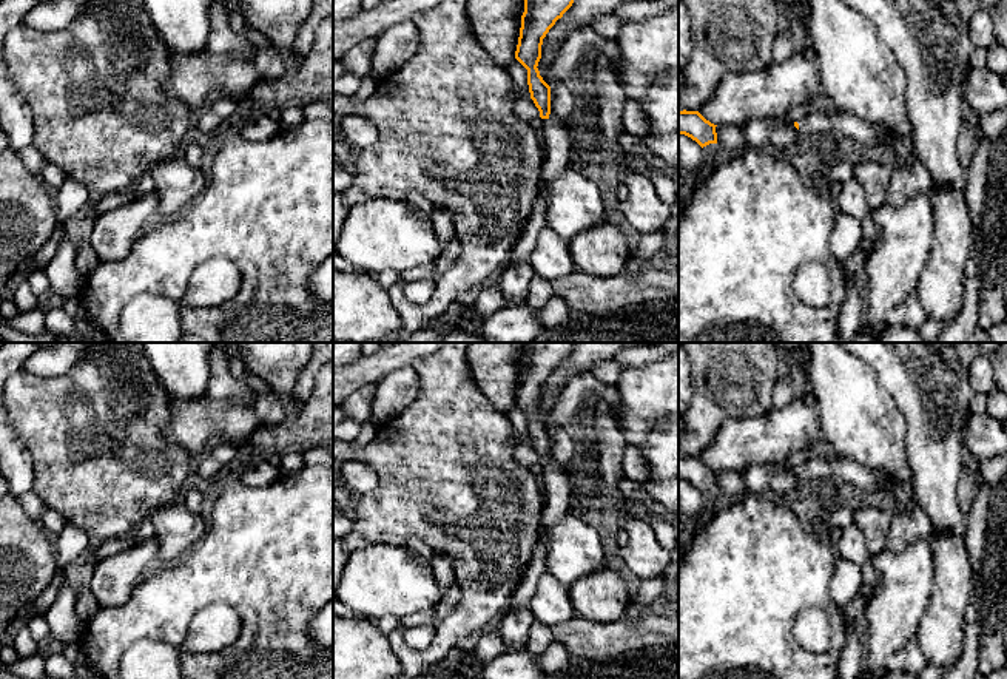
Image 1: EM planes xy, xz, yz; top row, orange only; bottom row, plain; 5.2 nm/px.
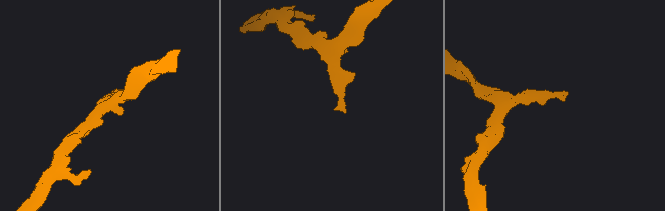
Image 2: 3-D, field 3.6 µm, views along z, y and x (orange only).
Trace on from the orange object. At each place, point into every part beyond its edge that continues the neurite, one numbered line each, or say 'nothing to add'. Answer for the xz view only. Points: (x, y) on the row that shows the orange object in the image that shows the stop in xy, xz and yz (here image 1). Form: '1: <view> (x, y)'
1: xz (555, 139)

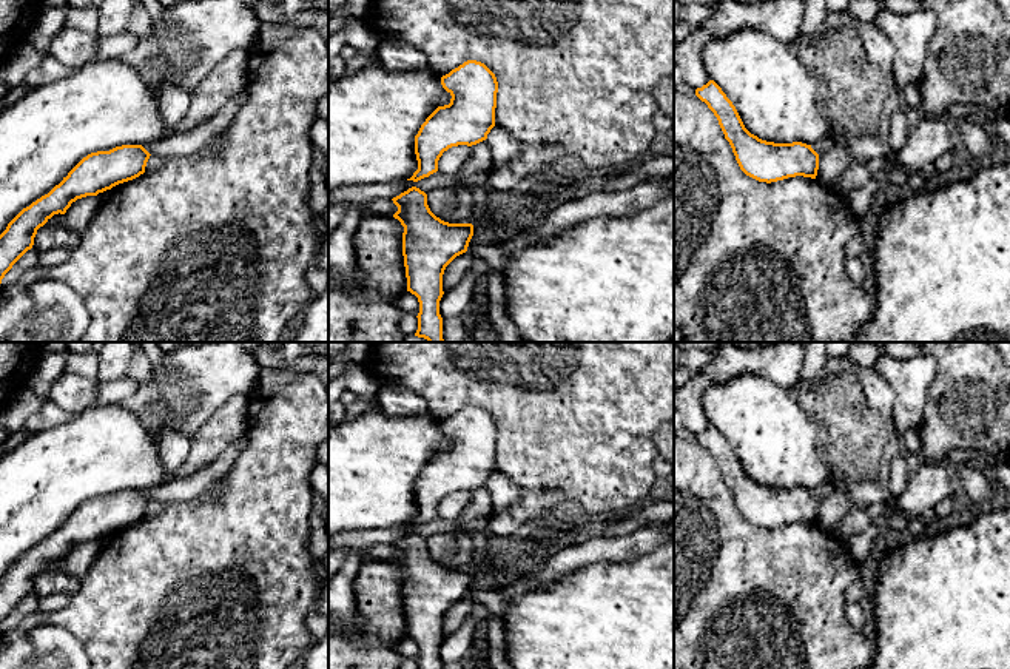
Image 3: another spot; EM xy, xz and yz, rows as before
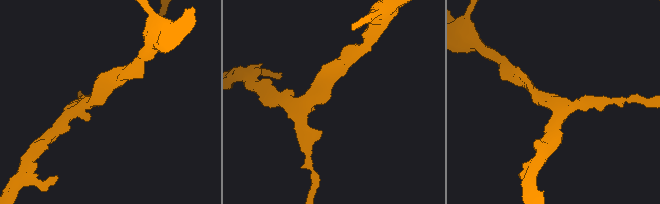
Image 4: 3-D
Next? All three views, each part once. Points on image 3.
nothing to add

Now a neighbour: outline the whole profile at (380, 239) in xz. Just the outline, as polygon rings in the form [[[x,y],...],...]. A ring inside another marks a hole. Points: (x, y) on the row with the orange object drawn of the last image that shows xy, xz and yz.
[[[365,213],[356,234],[356,259],[375,299],[395,299],[407,291],[402,233],[404,227],[393,216]]]

